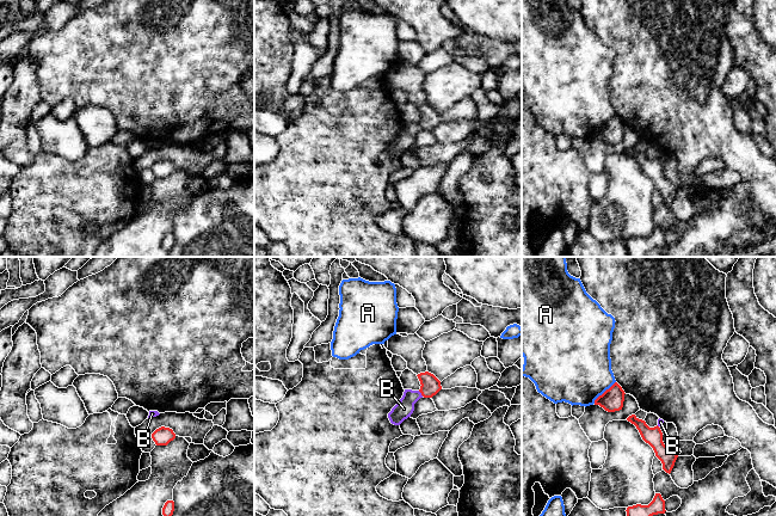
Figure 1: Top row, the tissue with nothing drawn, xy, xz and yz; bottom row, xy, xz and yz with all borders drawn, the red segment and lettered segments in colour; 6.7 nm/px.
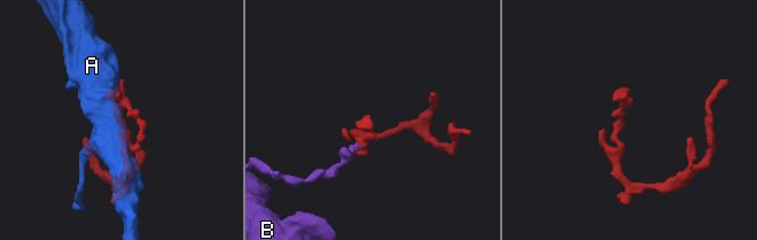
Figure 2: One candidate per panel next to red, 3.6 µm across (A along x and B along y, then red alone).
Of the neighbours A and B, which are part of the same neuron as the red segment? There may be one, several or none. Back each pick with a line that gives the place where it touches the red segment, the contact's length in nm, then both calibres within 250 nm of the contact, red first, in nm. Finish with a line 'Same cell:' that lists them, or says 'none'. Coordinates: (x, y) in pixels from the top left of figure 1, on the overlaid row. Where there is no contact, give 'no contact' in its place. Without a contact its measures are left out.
Same cell: none

